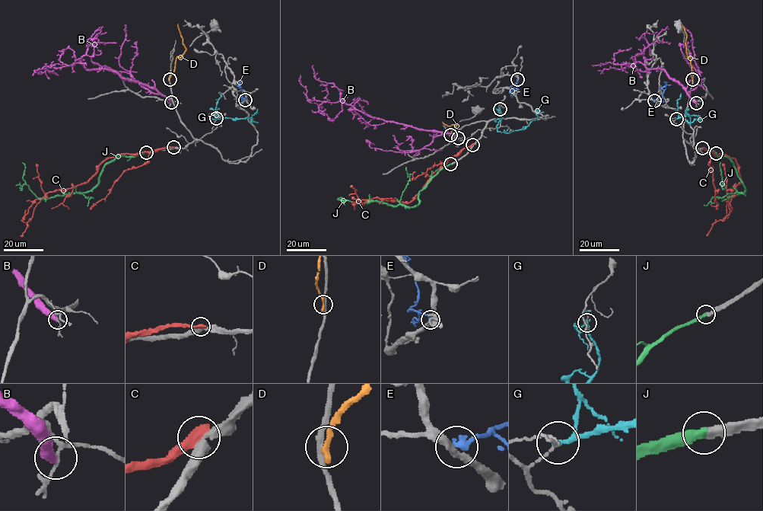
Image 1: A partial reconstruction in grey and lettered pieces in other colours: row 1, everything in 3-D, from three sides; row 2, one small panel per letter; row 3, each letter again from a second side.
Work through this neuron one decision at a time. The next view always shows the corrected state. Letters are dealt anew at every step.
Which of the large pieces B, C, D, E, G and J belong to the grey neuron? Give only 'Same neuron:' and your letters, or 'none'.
Same neuron: J

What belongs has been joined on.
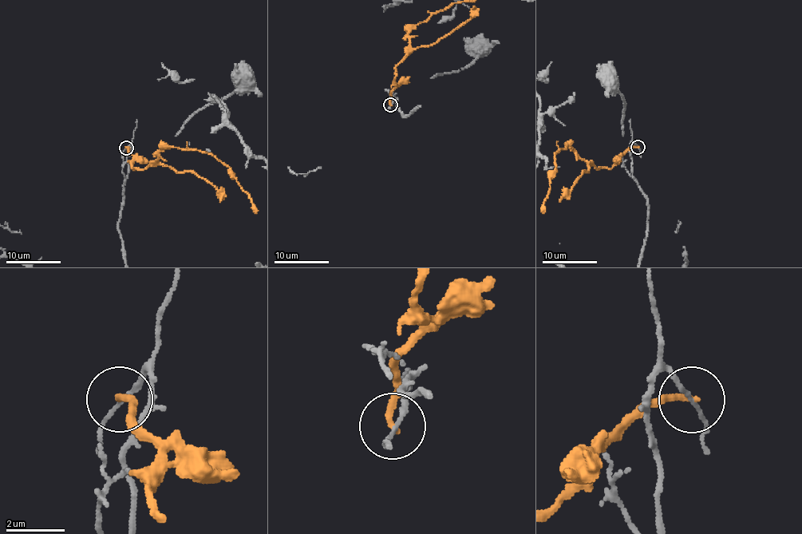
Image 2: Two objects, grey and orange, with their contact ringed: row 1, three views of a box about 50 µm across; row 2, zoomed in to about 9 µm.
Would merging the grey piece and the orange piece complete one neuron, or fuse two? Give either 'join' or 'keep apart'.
keep apart

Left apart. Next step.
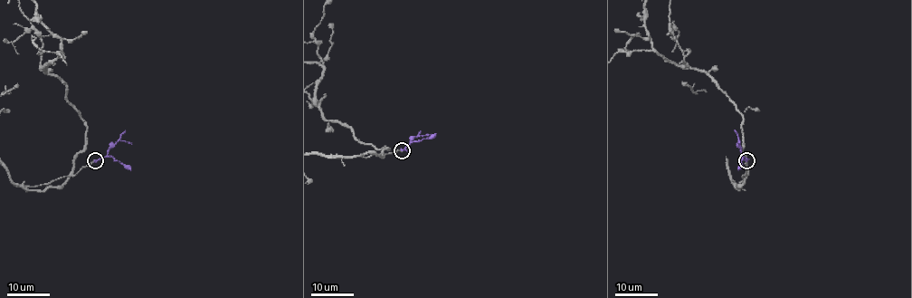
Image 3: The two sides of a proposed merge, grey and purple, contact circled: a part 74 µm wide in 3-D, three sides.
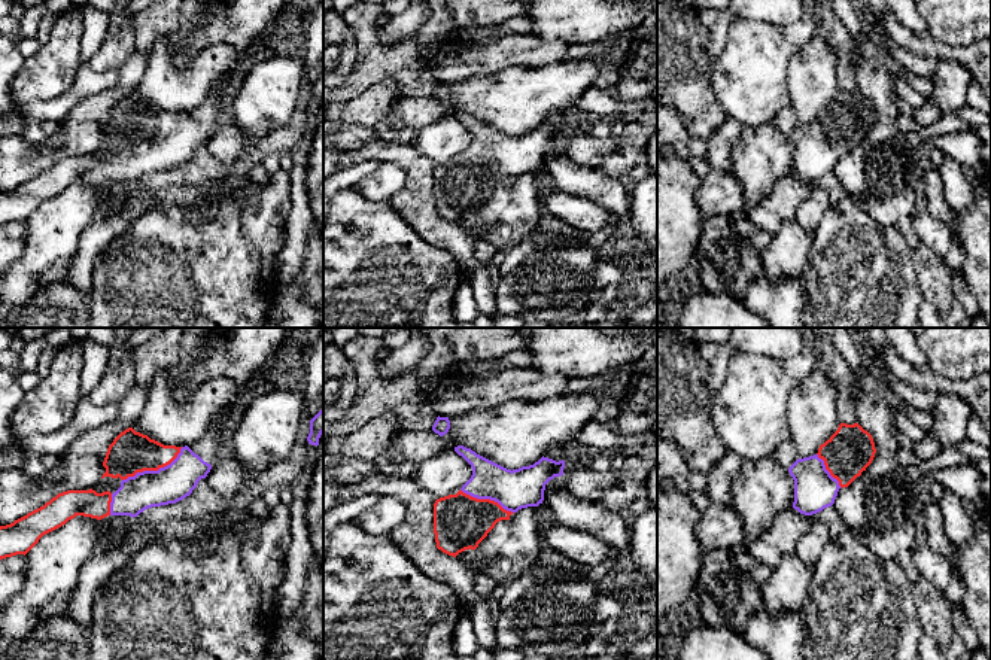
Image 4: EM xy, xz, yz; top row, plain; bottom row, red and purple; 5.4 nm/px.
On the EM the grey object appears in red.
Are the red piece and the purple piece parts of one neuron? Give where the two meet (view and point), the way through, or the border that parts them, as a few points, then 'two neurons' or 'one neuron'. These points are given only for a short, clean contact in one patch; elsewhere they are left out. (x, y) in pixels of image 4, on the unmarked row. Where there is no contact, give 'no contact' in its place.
contact xy (154, 136); one neuron

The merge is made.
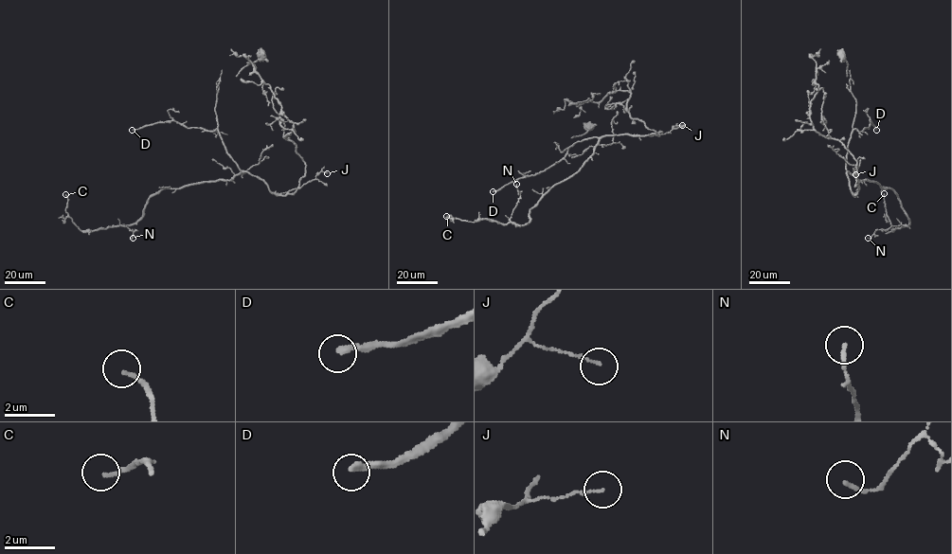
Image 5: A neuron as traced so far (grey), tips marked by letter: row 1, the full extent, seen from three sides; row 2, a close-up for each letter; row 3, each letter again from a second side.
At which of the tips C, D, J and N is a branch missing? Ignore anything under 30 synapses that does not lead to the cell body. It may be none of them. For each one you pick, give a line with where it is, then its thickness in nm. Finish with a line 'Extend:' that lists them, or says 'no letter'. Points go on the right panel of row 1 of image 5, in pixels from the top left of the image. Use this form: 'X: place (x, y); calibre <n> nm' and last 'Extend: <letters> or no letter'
D: place (876, 130); calibre 240 nm
Extend: D

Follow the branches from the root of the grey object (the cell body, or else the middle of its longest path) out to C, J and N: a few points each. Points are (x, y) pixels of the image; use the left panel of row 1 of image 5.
C: (260, 54), (297, 188), (242, 171), (95, 230), (65, 194)
J: (260, 54), (252, 62), (256, 72), (293, 123), (284, 136), (305, 165), (298, 187), (321, 171), (327, 173)
N: (260, 54), (256, 72), (305, 165), (298, 187), (272, 193), (242, 171), (163, 188), (119, 224), (133, 238)

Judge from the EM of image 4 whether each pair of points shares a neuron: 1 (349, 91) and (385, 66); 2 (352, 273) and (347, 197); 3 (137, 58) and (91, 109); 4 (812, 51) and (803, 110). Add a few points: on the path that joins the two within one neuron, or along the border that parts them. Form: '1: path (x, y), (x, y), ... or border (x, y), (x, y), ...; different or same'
1: path (358, 82), (376, 66); same
2: path (353, 254), (353, 222), (350, 216); same
3: path (130, 73), (127, 82), (106, 100); same
4: path (812, 66), (812, 88), (808, 96); same

